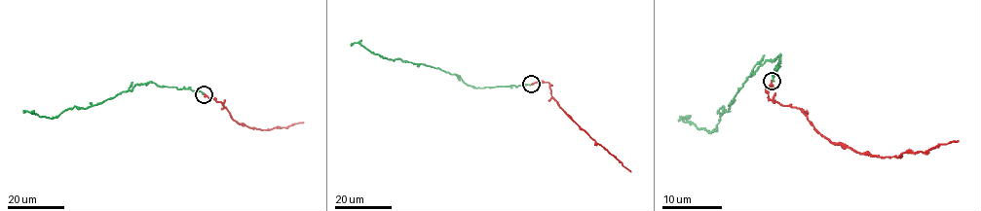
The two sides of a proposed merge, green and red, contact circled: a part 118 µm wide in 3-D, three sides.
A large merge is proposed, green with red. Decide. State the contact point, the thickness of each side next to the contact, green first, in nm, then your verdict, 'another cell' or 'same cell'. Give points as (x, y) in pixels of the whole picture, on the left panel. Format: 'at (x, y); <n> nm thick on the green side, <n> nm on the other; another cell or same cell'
at (204, 94); 240 nm thick on the green side, 150 nm on the other; same cell

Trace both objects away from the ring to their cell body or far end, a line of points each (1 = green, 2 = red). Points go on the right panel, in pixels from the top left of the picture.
1: (772, 81), (779, 55), (751, 75), (727, 111), (718, 111), (719, 123), (710, 132), (683, 120), (691, 116)
2: (772, 81), (768, 97), (796, 106), (832, 142), (861, 153), (897, 158), (959, 141)

